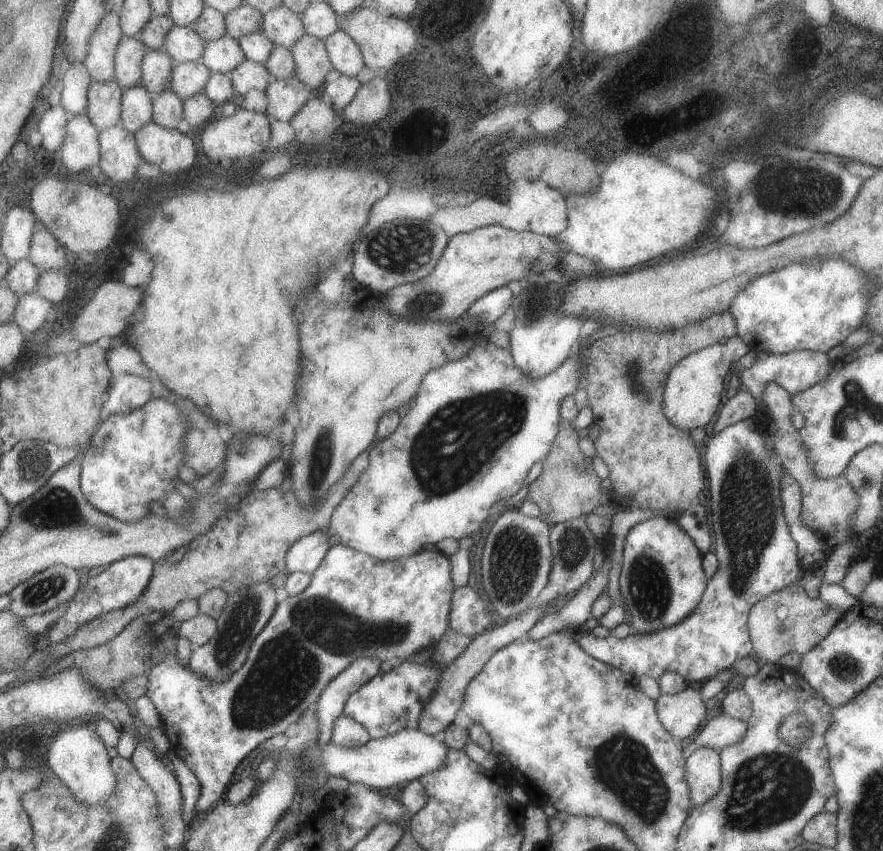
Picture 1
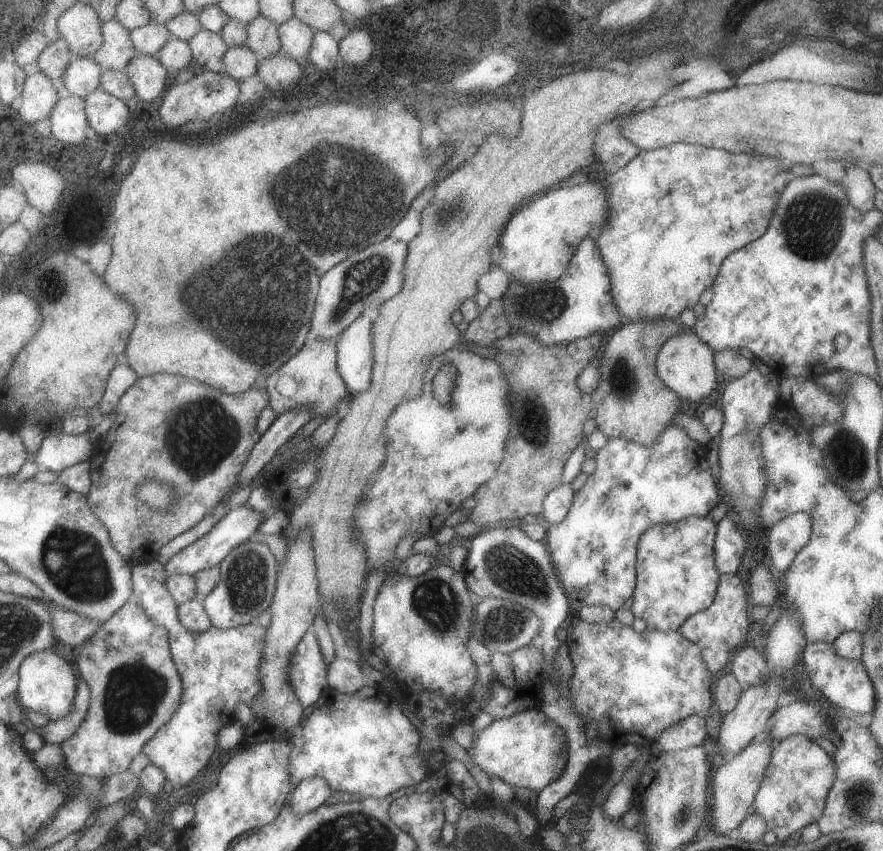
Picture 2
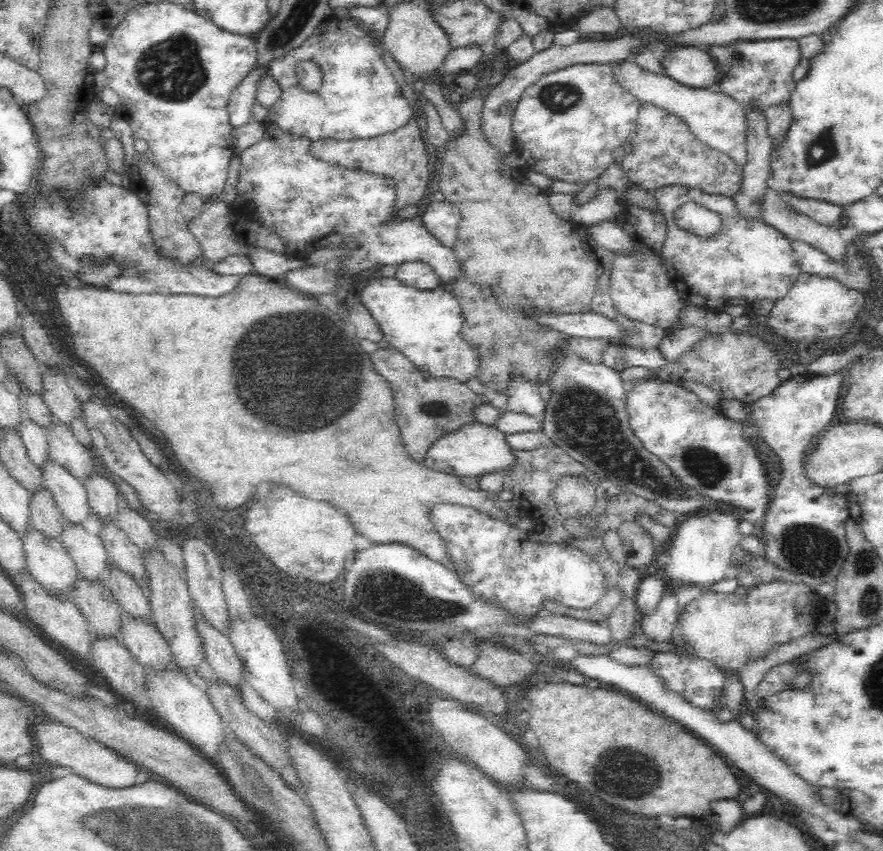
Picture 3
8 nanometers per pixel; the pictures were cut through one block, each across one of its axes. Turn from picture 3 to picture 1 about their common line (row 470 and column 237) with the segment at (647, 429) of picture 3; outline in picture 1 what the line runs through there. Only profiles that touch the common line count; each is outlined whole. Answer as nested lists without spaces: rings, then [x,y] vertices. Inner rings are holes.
[[[341,544],[331,548],[313,576],[315,580],[311,588],[299,596],[289,596],[285,602],[279,602],[271,624],[267,624],[263,634],[259,634],[247,664],[231,678],[231,682],[219,684],[197,674],[189,666],[181,666],[177,654],[149,672],[149,696],[165,720],[163,732],[175,752],[189,764],[201,782],[203,796],[199,798],[197,812],[209,814],[225,792],[229,792],[237,766],[257,746],[263,742],[269,744],[269,738],[277,734],[285,734],[293,722],[299,724],[309,710],[317,708],[317,702],[323,698],[327,686],[359,658],[373,658],[381,662],[389,660],[391,664],[419,660],[419,654],[431,650],[453,628],[451,612],[457,590],[453,560],[435,548],[409,558],[383,562]]]

